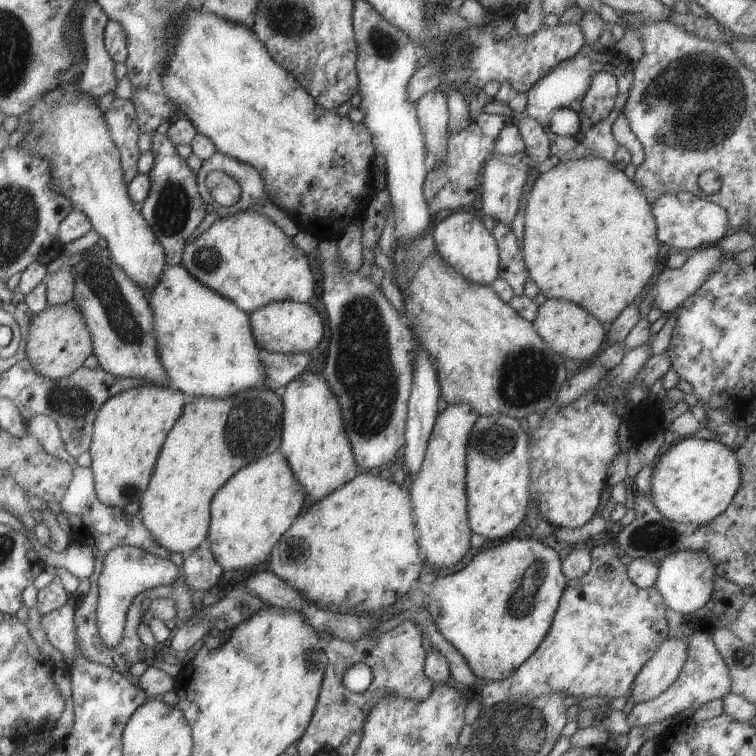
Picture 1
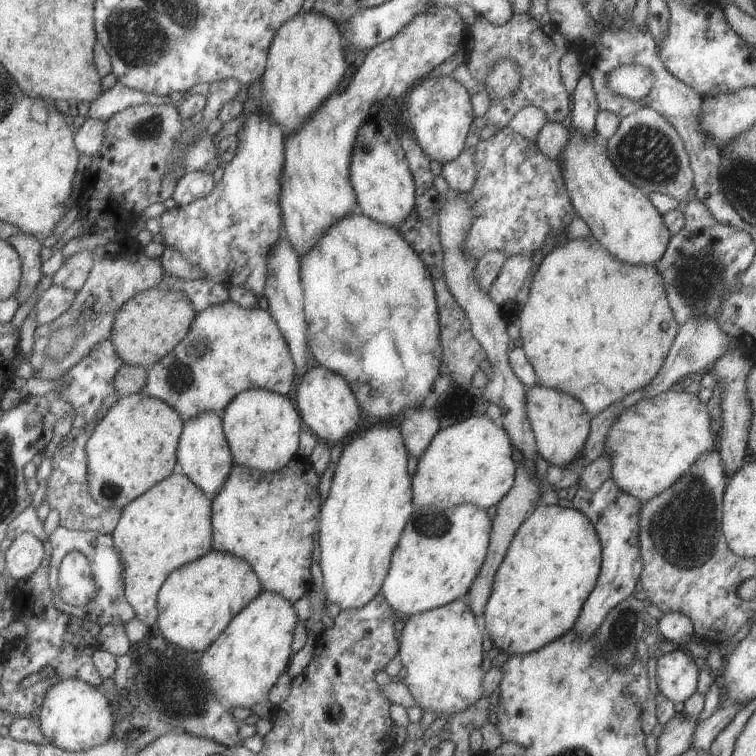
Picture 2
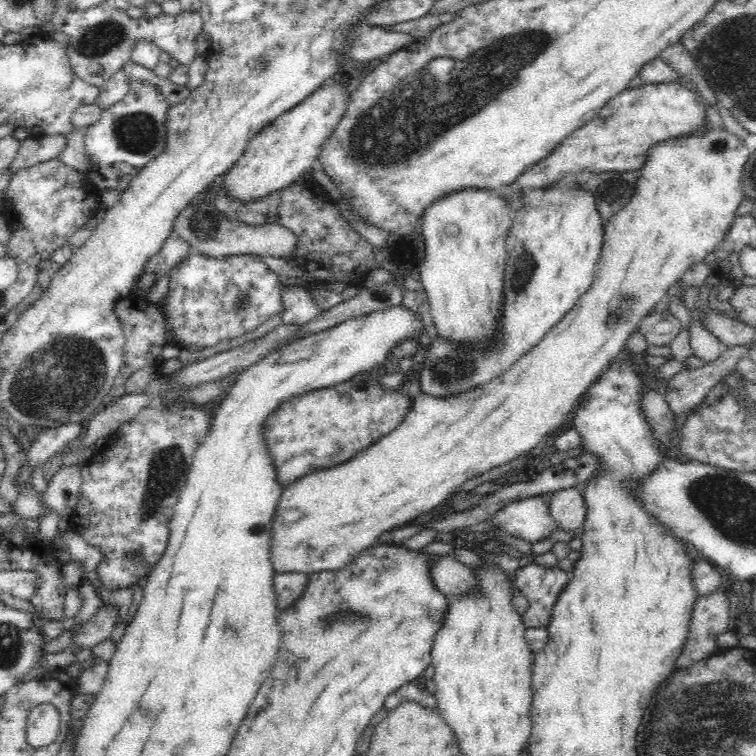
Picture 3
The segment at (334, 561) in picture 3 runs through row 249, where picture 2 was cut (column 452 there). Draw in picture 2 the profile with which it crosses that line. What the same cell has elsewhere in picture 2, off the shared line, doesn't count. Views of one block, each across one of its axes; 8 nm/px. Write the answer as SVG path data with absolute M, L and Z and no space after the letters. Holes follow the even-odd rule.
M459 598L439 606L431 608L409 616L404 621L404 626L398 640L399 660L403 670L400 681L407 686L411 692L415 704L420 710L431 710L435 714L457 714L459 710L463 711L467 706L479 700L481 696L481 680L483 680L483 670L481 670L481 660L483 660L483 648L481 640L484 632L480 630L475 622L475 616L468 607L465 598Z

